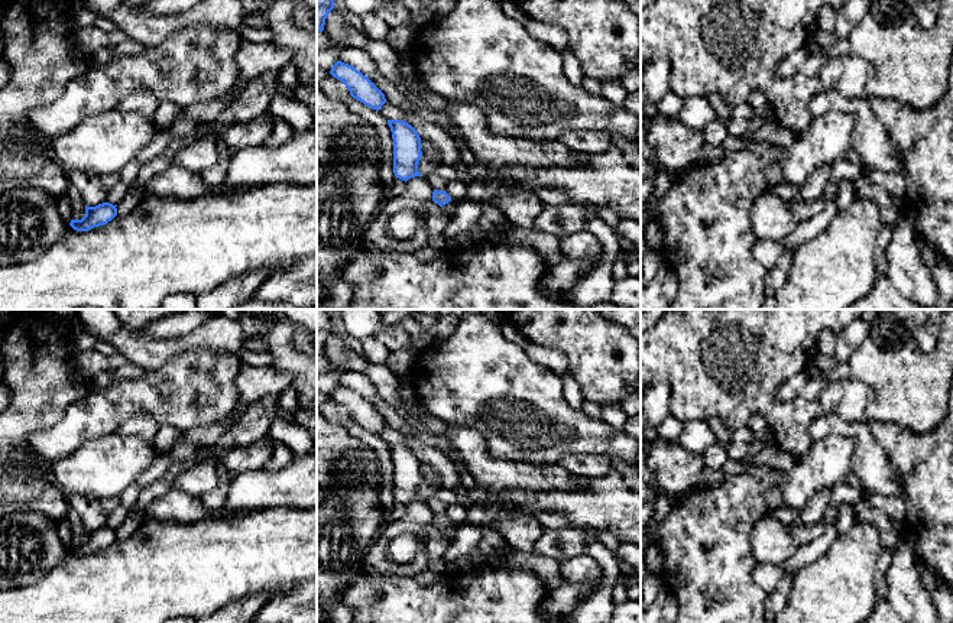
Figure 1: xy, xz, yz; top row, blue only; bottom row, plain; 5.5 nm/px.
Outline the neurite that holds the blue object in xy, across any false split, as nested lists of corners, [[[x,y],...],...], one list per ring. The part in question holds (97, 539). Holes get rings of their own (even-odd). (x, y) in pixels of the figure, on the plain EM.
[[[103,526],[95,530],[85,529],[85,539],[81,543],[71,543],[69,549],[77,555],[88,555],[111,545],[117,539],[117,529]]]

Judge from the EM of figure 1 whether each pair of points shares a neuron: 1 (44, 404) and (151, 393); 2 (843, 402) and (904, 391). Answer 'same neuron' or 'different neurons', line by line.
1: different neurons
2: different neurons

